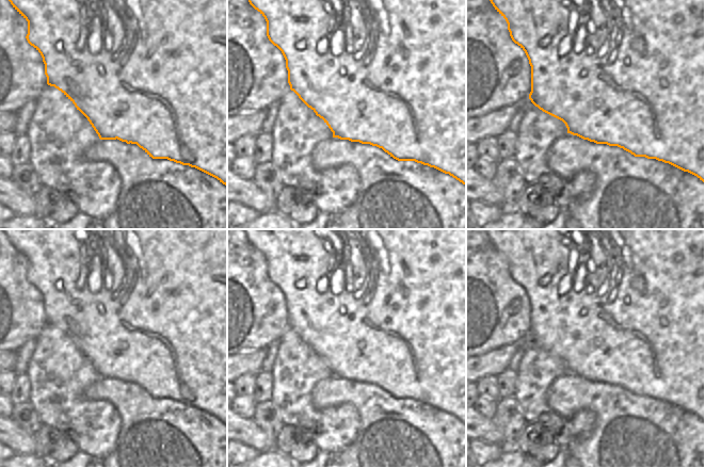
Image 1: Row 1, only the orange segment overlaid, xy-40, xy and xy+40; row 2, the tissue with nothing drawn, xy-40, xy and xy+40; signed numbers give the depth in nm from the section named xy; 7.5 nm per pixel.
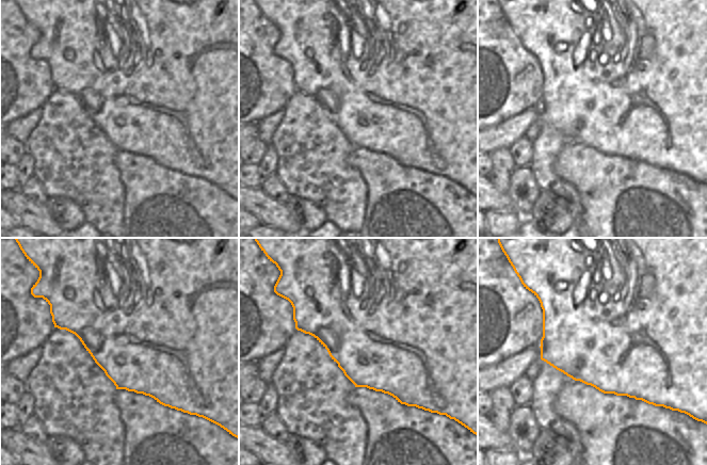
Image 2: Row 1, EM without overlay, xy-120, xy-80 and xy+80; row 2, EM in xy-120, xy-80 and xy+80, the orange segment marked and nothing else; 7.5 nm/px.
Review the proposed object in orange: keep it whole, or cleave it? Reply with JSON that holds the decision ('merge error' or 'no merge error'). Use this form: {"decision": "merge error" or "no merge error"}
{"decision": "merge error"}

